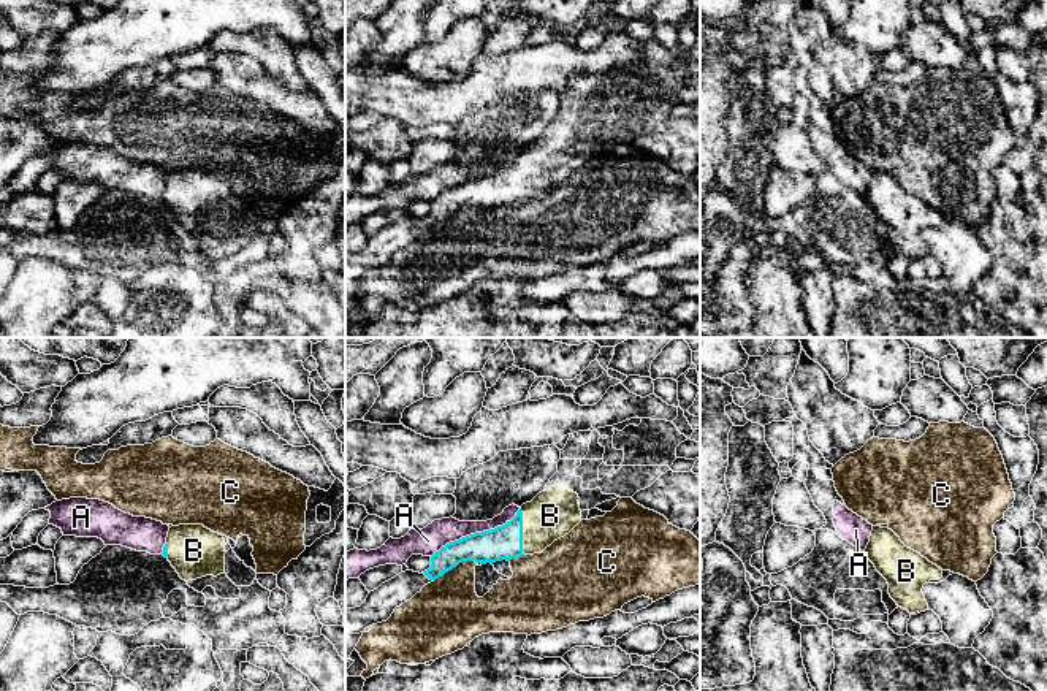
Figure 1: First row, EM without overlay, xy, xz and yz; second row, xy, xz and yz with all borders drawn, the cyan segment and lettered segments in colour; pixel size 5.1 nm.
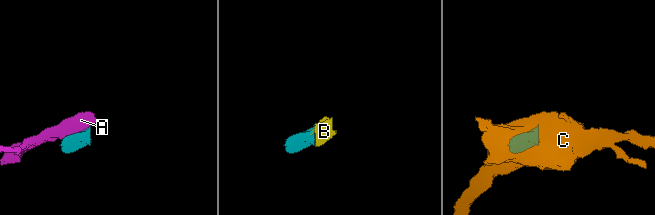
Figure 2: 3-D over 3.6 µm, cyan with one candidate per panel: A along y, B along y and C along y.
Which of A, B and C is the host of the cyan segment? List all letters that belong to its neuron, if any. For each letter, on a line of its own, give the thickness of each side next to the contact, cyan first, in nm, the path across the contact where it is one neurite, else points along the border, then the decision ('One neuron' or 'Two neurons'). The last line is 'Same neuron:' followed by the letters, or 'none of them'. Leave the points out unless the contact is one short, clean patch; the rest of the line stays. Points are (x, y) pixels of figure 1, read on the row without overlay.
A: Thickness 180 nm (cyan) against 140 nm. Two neurons
B: Thickness 180 nm (cyan) against 240 nm. One neuron
C: Thickness 170 nm (cyan) against 360 nm. Two neurons
Same neuron: B

